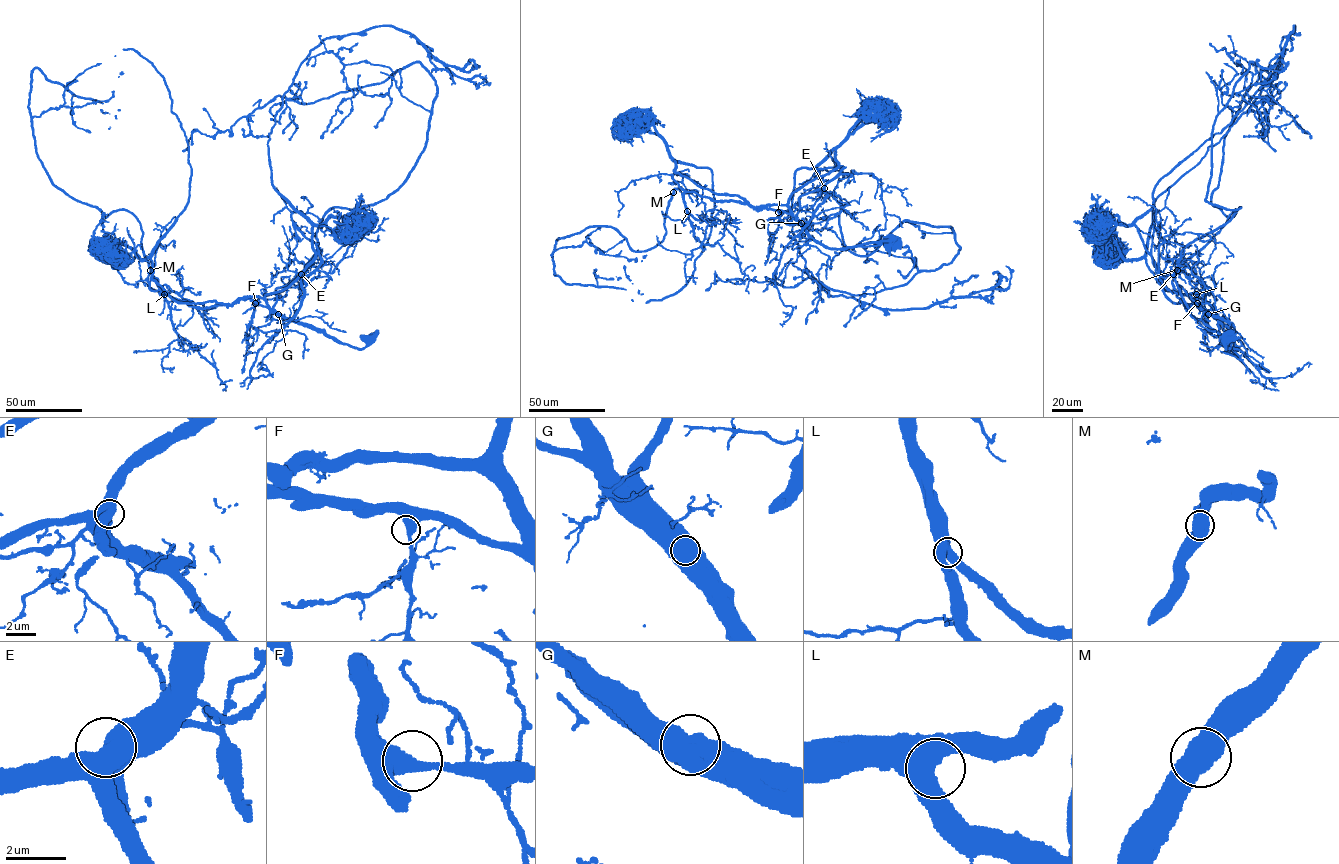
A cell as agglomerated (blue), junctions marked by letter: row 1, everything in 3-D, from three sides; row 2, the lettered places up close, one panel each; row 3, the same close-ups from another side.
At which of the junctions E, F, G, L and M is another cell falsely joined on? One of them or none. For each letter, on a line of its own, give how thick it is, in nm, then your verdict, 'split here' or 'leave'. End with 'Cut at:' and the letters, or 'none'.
E: 600 nm | leave
F: 600 nm | leave
G: 1250 nm | split here
L: 550 nm | leave
M: 700 nm | leave
Cut at: G

